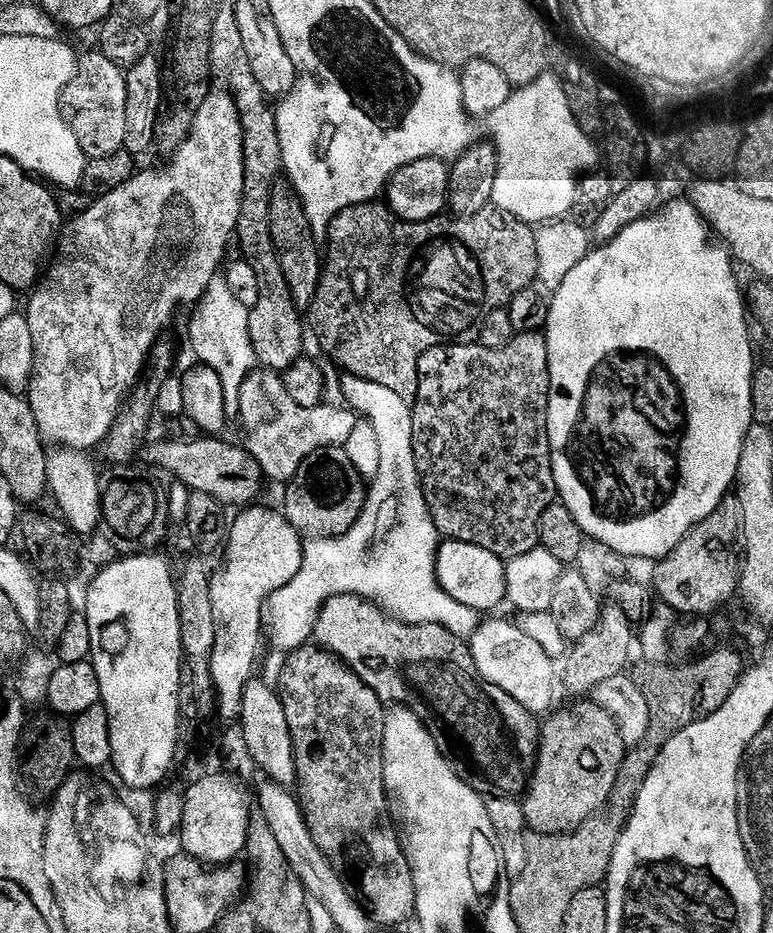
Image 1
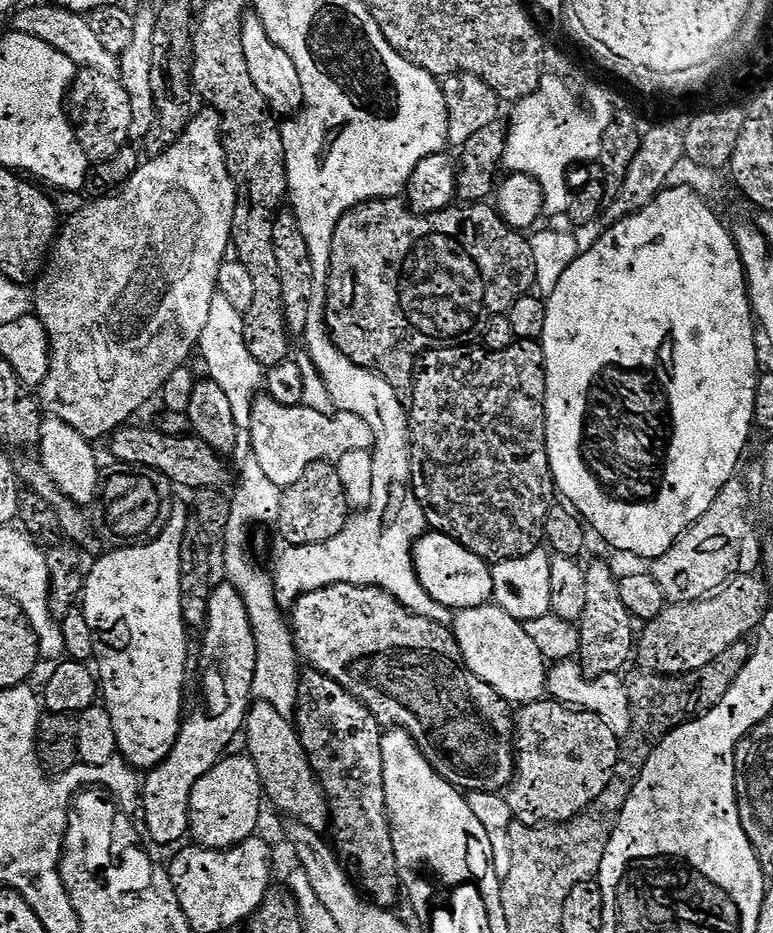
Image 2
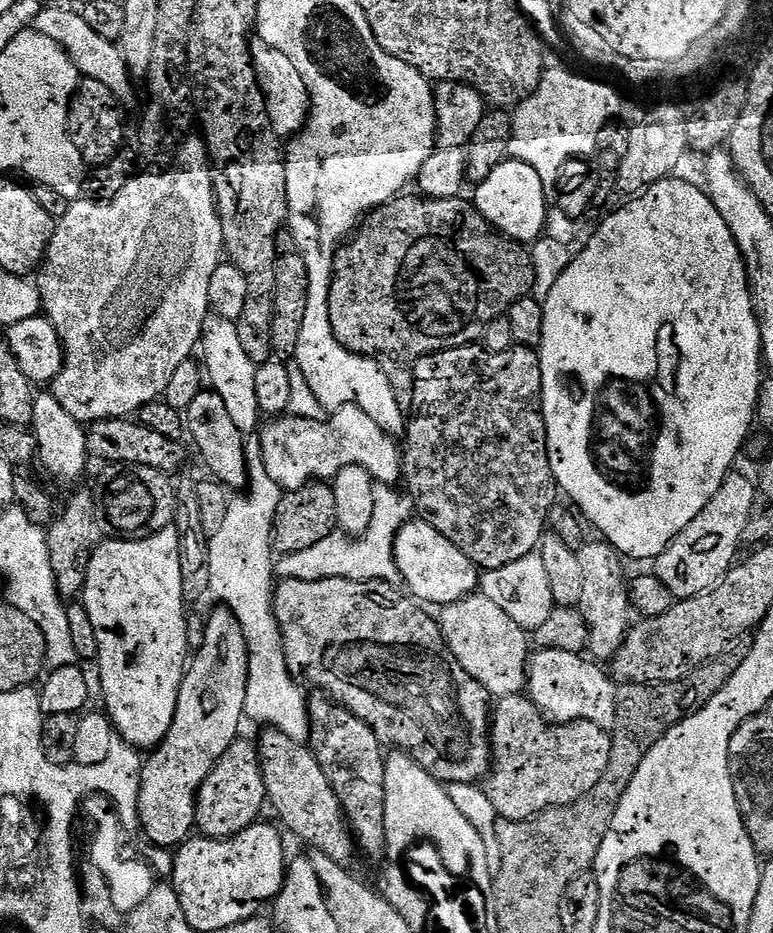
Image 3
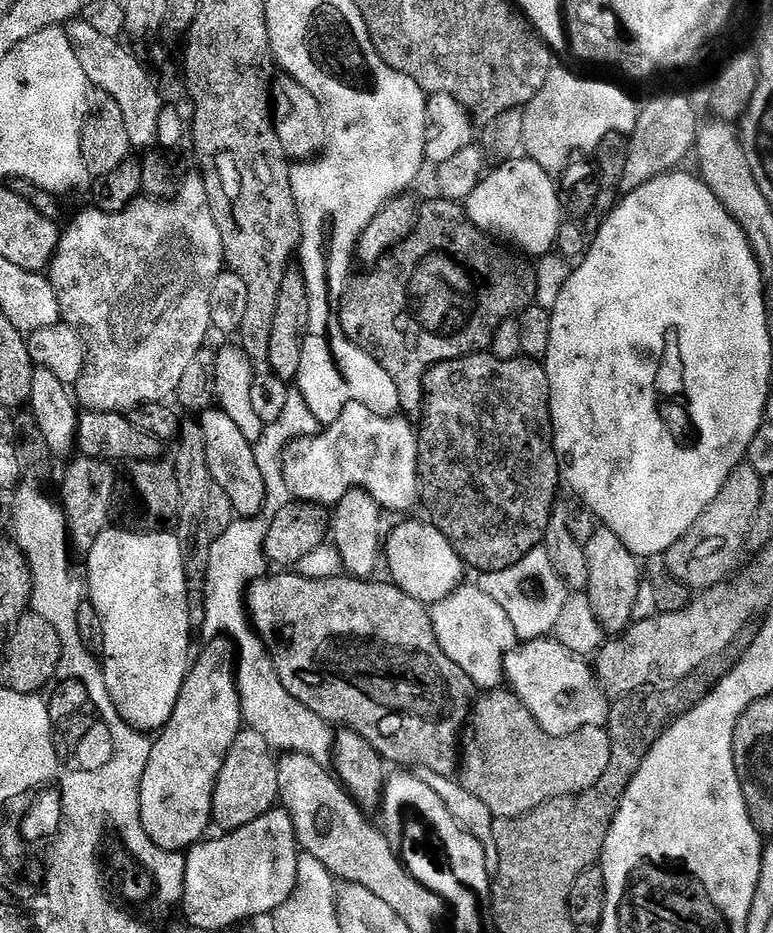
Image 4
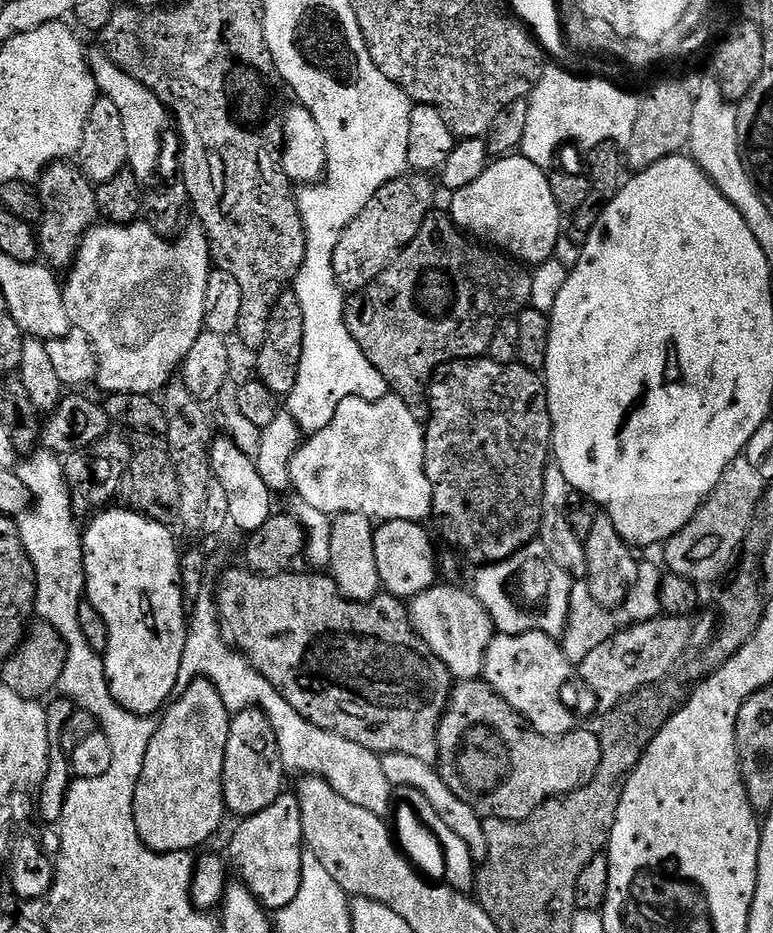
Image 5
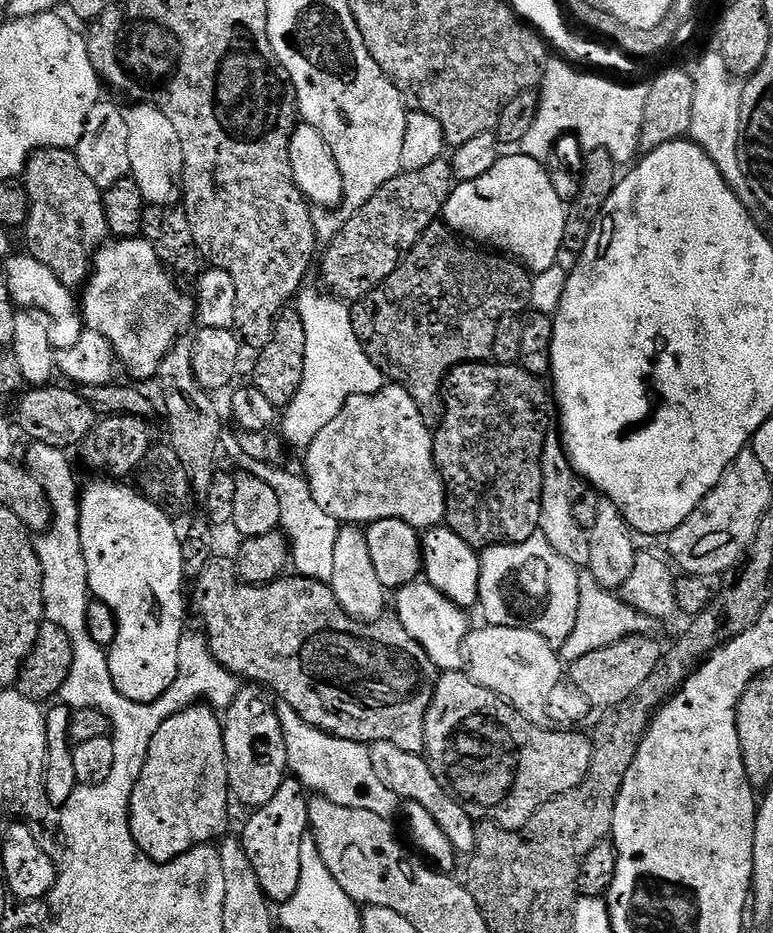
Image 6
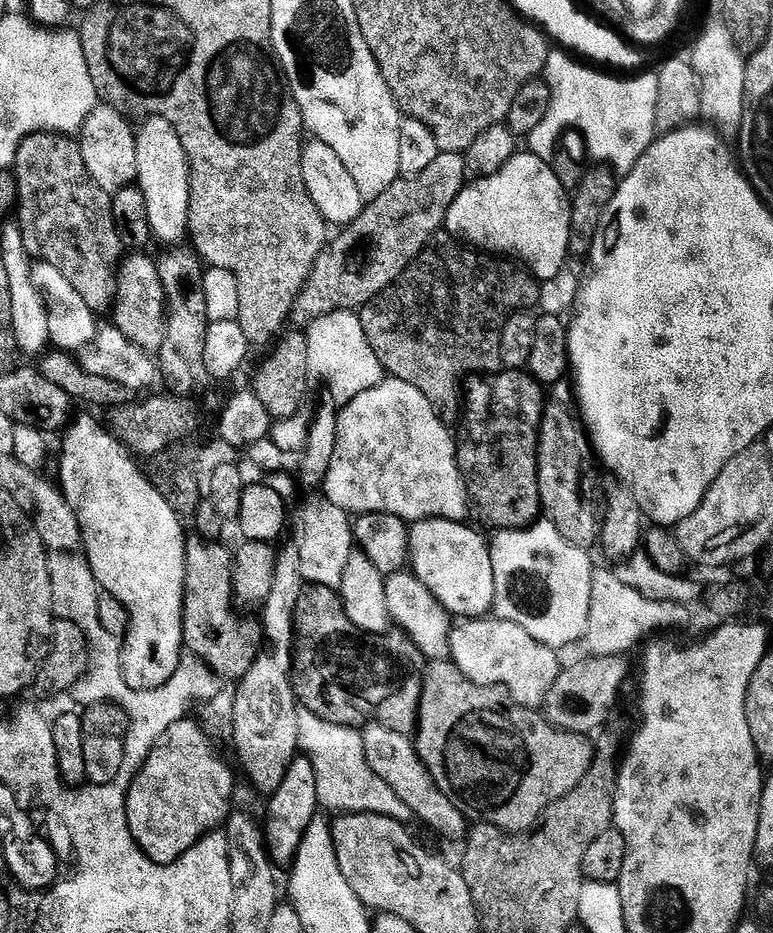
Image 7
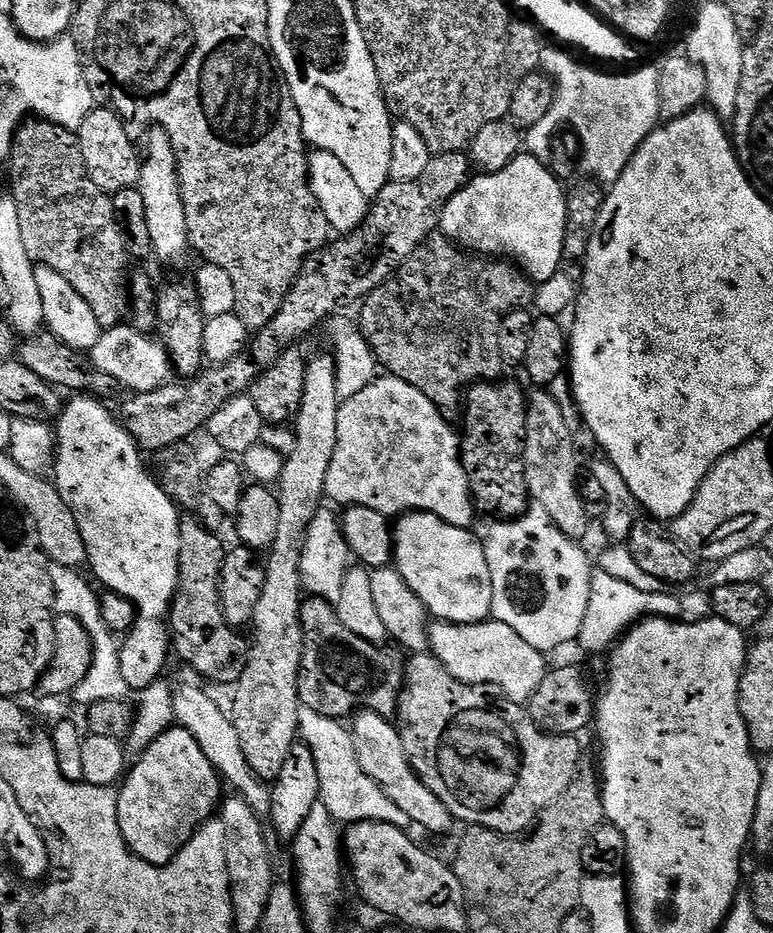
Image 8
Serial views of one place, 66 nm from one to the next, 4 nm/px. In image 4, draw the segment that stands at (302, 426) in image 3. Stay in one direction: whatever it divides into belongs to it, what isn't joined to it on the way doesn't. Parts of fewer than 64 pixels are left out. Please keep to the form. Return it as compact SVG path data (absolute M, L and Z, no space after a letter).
M347 404L333 424L327 425L317 436L304 436L284 452L284 484L300 502L334 506L352 489L368 492L381 509L408 512L420 500L418 474L417 429L411 419L400 414L379 416L361 404Z

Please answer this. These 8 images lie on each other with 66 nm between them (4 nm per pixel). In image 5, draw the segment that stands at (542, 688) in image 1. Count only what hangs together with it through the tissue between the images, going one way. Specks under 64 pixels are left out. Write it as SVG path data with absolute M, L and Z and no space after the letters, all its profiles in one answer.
M443 582L427 588L410 600L410 615L416 633L446 665L457 681L475 680L484 671L484 655L494 635L490 614L468 589L451 588Z

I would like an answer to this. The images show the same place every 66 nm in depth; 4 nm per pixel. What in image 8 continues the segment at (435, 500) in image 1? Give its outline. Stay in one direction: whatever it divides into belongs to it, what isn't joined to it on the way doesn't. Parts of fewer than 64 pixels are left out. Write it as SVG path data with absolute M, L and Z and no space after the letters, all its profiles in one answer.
M509 378L501 379L499 382L477 382L467 389L466 403L462 408L462 417L464 416L464 432L462 428L462 439L460 441L460 461L468 475L468 485L472 491L473 501L481 513L489 512L504 522L511 522L527 513L530 508L530 497L528 494L528 482L526 480L526 466L524 465L524 439L528 433L528 397L527 391L523 392L514 381Z

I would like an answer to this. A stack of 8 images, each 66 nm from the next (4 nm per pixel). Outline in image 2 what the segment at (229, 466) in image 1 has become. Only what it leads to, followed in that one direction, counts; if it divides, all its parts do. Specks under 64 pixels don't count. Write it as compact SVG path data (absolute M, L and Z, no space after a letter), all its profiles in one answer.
M155 427L117 428L110 437L112 456L120 464L131 464L134 468L158 470L173 485L184 488L220 490L228 480L228 464L221 453L215 452L206 442L197 440L195 435L167 436L156 431Z

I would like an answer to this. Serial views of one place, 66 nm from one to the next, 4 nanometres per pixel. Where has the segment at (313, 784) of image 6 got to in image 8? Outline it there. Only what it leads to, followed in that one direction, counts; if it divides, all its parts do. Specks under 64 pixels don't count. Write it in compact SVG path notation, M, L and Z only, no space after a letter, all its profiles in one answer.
M305 711L300 721L299 739L307 744L314 754L320 779L319 803L326 806L332 819L341 825L357 824L363 820L373 820L383 824L393 824L402 829L409 827L410 821L403 810L398 810L394 802L382 791L363 770L358 762L356 747L352 741L352 733L344 728L339 719L322 717L318 713Z

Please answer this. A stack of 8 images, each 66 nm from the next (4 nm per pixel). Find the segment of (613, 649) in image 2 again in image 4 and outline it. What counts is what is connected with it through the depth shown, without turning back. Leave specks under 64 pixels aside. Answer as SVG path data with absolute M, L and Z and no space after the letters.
M603 526L597 527L594 535L584 543L584 553L586 566L589 567L586 595L590 606L594 606L594 614L604 627L605 633L619 634L634 620L632 611L642 583L641 561L630 550L626 550L618 534Z

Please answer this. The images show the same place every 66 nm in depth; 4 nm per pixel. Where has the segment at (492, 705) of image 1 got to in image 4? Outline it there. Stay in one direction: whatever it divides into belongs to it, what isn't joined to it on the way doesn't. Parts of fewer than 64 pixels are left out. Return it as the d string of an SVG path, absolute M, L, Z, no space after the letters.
M283 571L275 573L276 576L261 577L255 583L249 585L246 592L246 610L254 625L256 634L269 650L269 655L275 661L279 681L282 686L289 691L290 696L298 702L302 702L307 709L314 715L324 720L332 726L339 726L341 729L357 732L379 756L384 757L385 761L396 763L396 766L412 766L416 764L417 769L425 768L434 770L434 774L442 774L451 777L458 768L458 752L456 756L456 743L460 740L460 731L466 728L466 721L470 716L470 709L474 703L474 685L472 680L438 646L434 626L432 625L432 615L429 609L422 602L410 598L398 587L397 584L376 580L377 578L355 579L348 574L339 576L328 576L326 579L306 579L305 576L297 572Z

